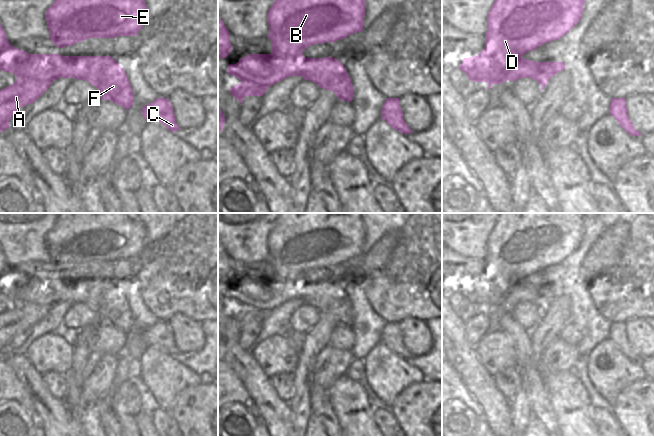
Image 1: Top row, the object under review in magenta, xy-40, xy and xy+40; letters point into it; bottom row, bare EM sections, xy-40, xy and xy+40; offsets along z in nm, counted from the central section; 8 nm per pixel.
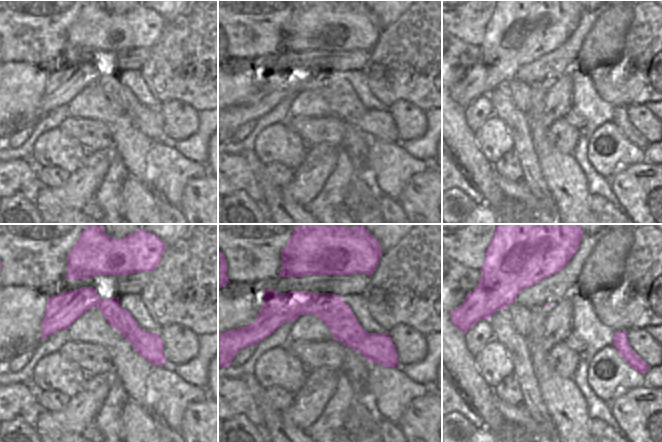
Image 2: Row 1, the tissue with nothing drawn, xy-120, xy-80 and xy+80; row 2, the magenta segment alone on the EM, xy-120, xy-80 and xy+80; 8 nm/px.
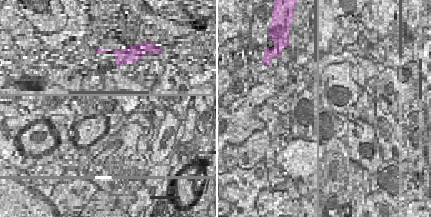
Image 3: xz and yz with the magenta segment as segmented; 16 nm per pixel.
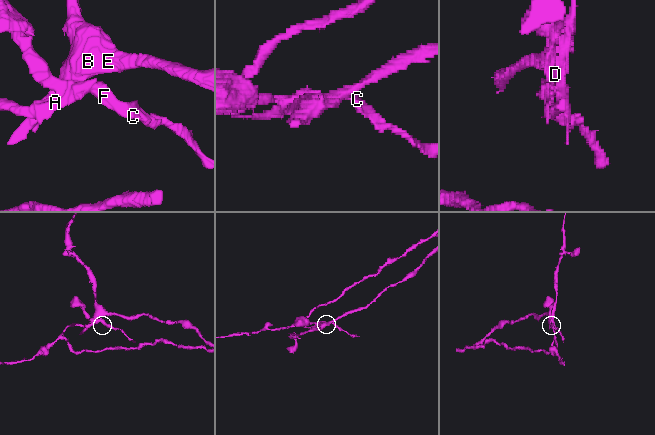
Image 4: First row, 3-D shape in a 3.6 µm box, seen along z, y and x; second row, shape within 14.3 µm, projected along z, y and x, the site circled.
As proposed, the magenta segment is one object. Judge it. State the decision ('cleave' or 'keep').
cleave

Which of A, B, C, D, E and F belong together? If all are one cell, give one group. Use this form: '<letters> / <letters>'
A C F / B D E

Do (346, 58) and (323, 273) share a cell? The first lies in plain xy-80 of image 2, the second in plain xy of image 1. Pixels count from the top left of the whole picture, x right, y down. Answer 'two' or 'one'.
one

